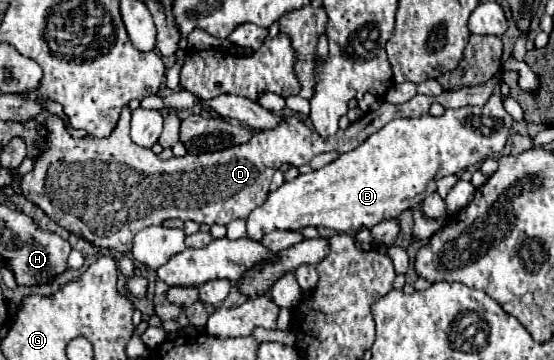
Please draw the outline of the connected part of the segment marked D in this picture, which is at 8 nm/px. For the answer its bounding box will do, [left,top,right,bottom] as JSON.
[22,57,520,255]

